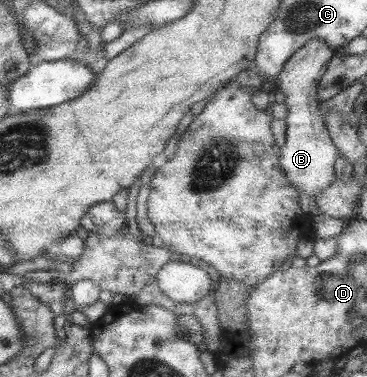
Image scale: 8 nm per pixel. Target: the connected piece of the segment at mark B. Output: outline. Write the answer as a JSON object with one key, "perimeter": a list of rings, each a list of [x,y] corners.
{"perimeter":[[[307,40],[288,58],[274,79],[277,91],[283,94],[282,104],[287,108],[286,117],[283,119],[286,125],[285,139],[279,150],[278,165],[296,191],[303,191],[313,200],[335,176],[333,163],[337,158],[336,148],[326,132],[324,120],[317,107],[321,102],[317,97],[318,81],[334,52],[335,50],[325,46],[321,40]]]}

